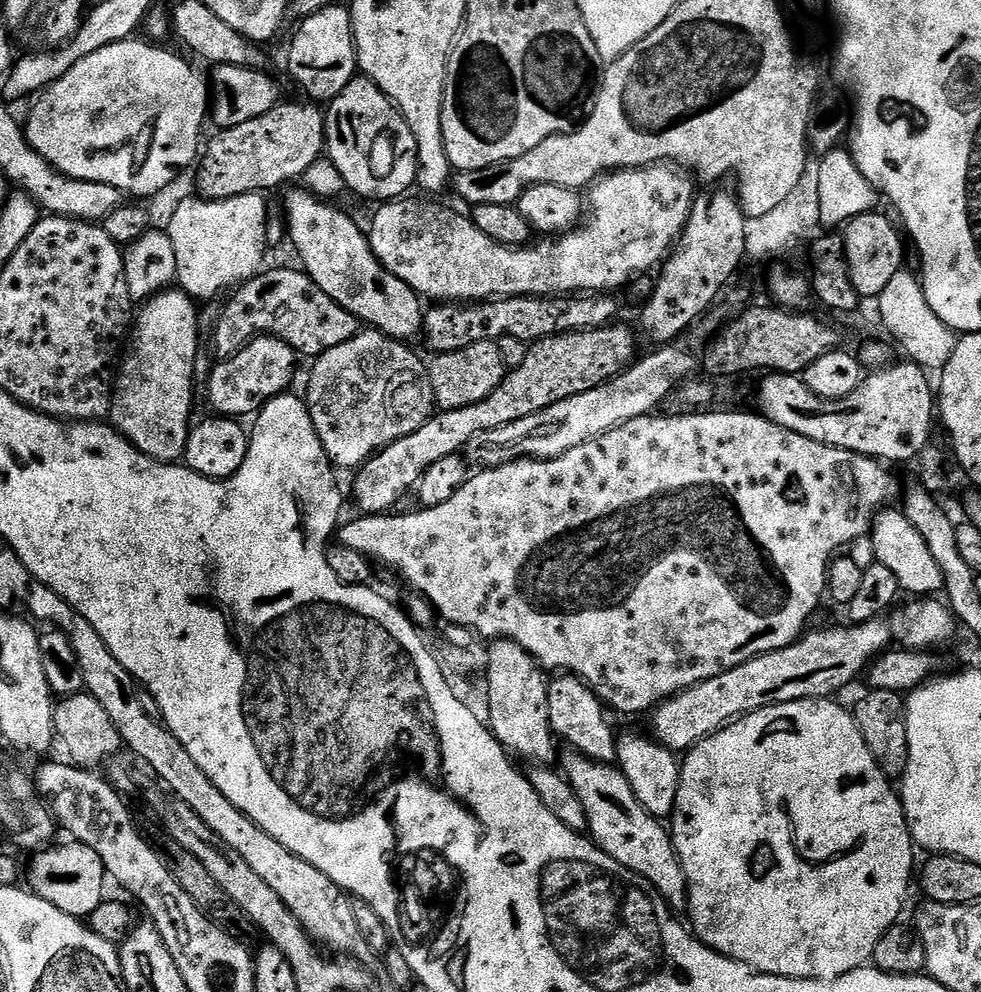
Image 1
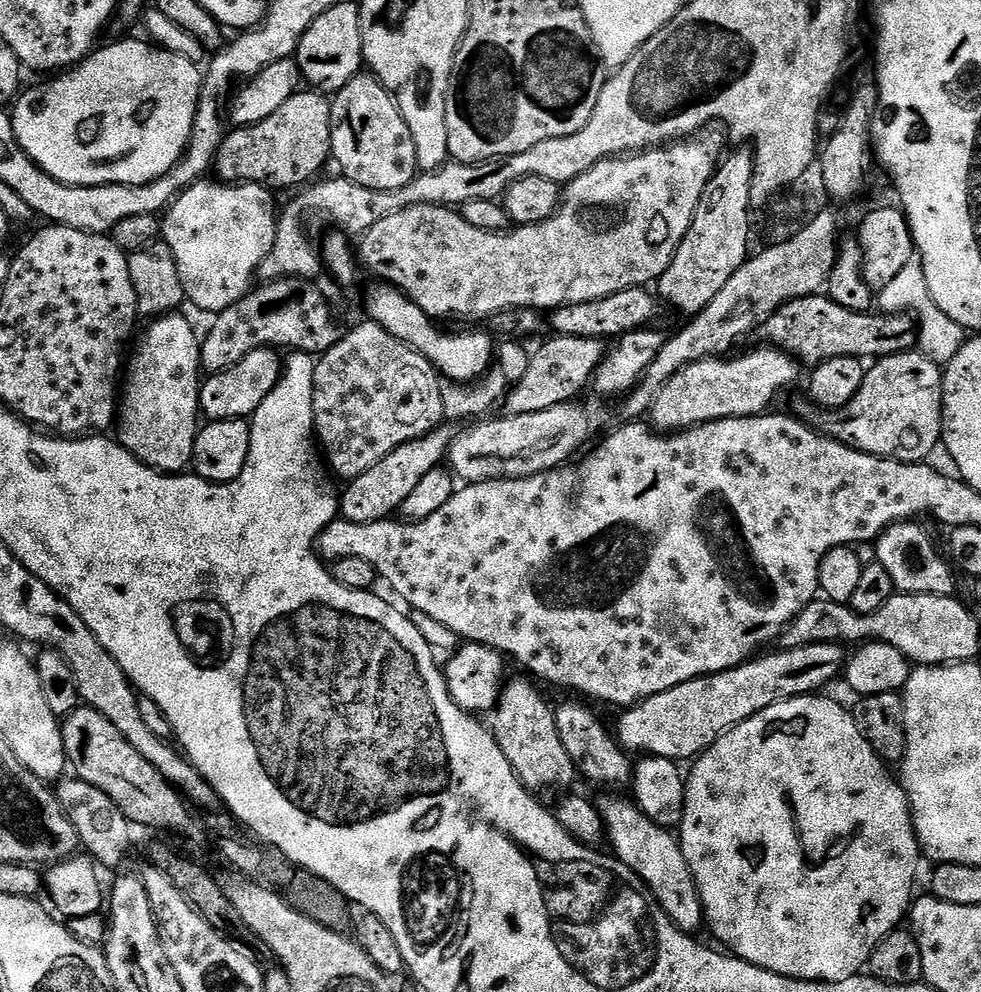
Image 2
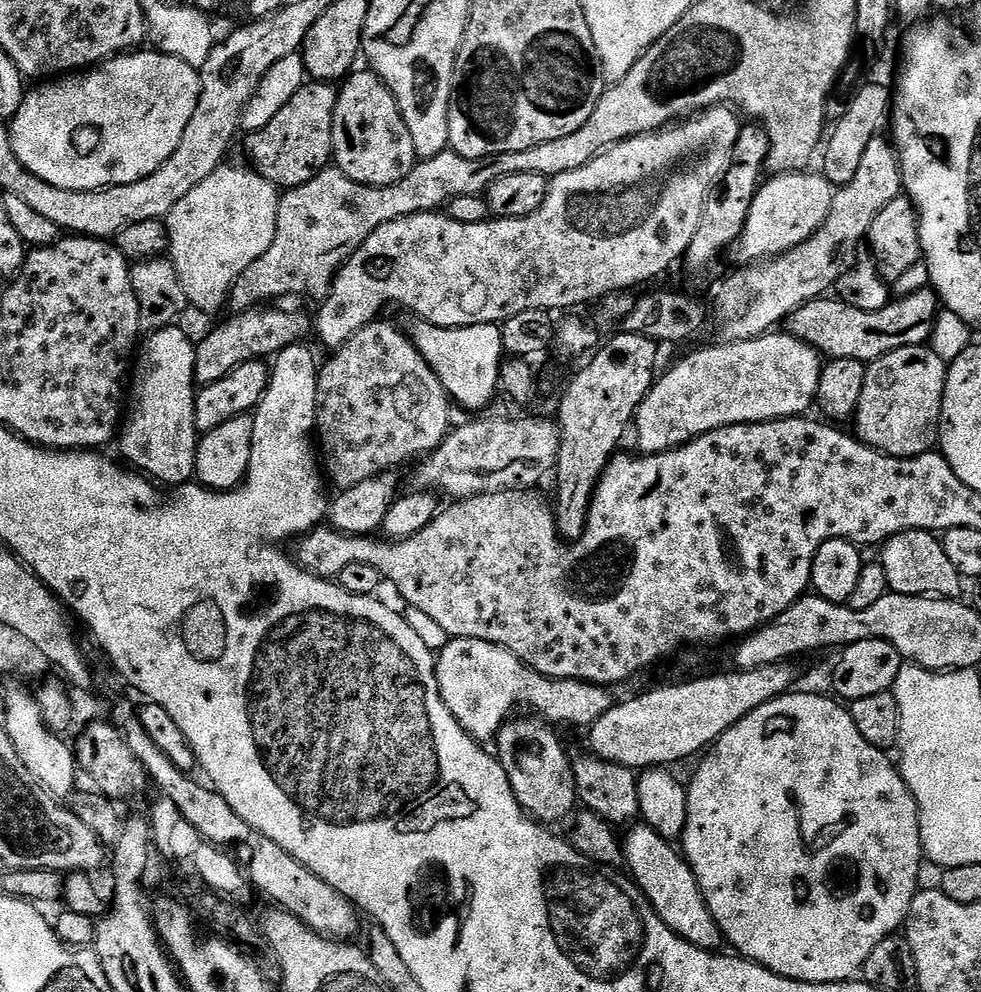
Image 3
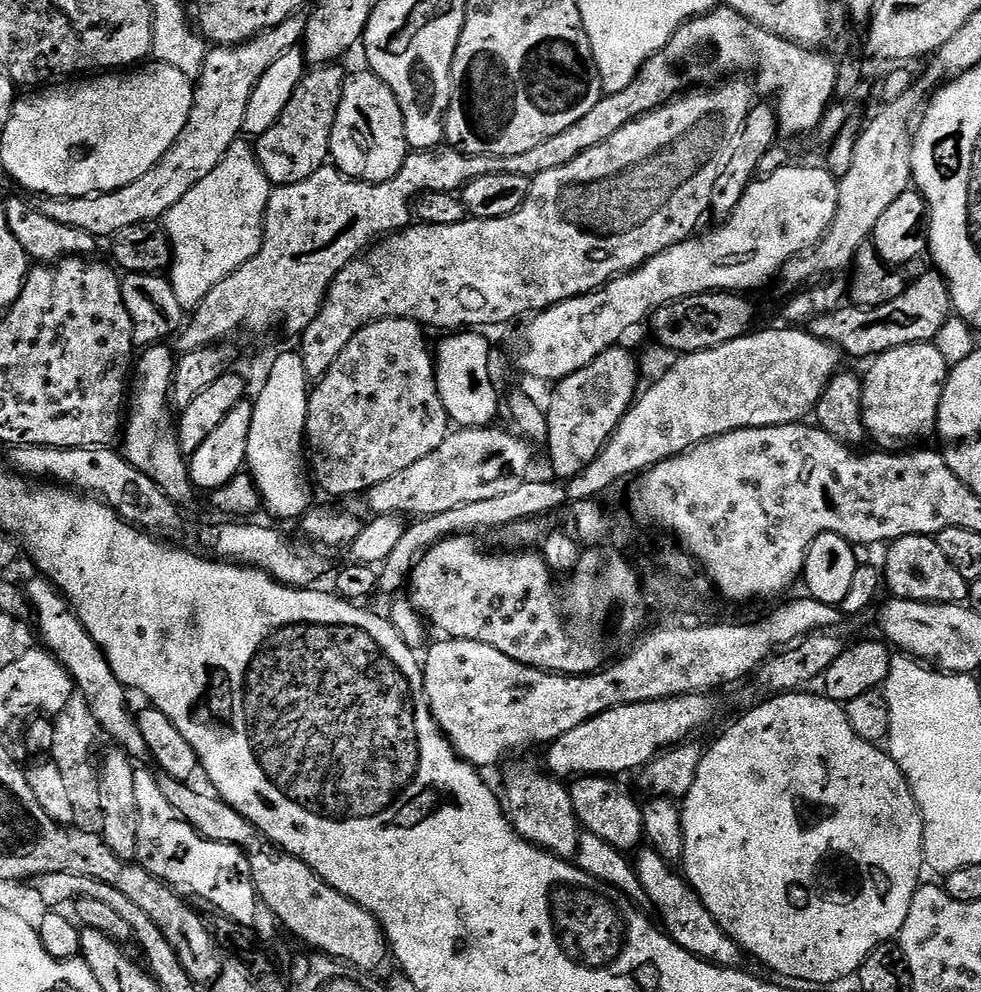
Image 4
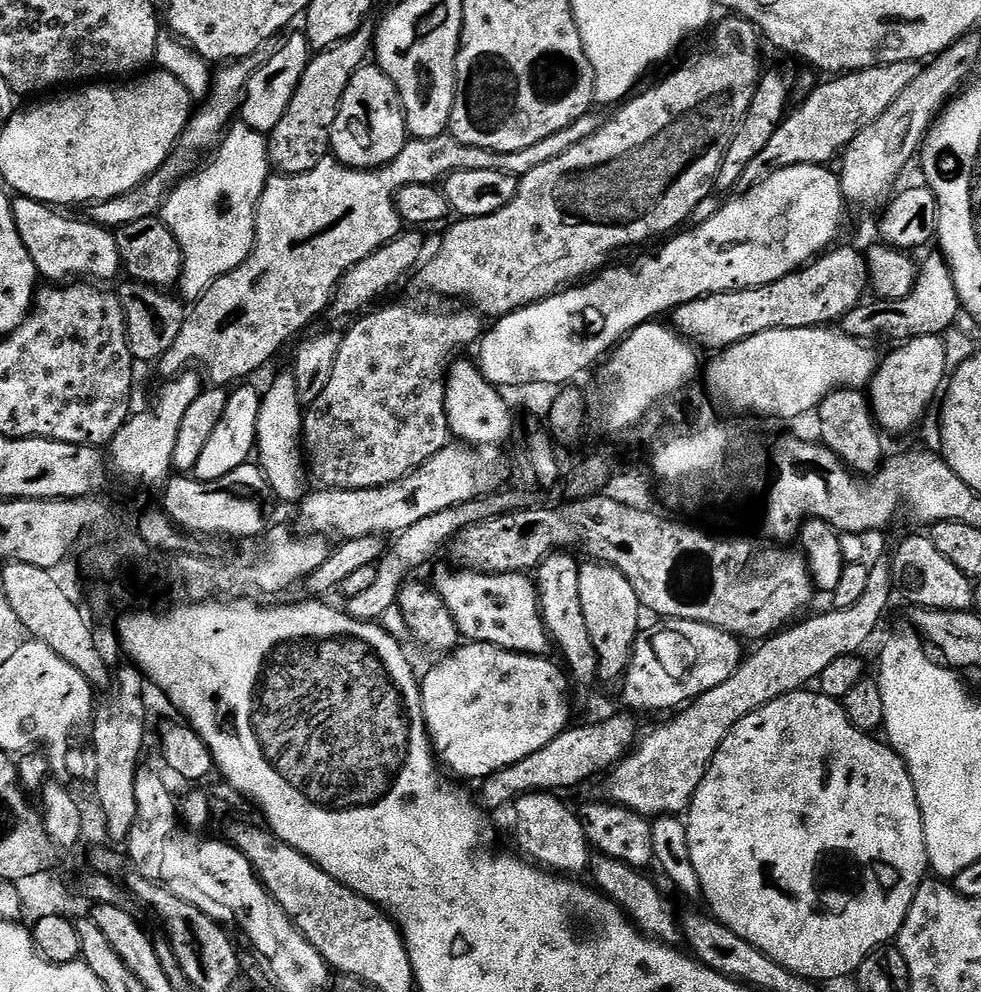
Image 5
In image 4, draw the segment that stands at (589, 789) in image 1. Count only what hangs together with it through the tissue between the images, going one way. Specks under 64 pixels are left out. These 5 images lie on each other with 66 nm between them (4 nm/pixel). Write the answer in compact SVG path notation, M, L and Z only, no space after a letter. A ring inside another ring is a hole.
M655 850L641 851L640 857L635 857L634 867L638 878L644 887L644 893L657 908L660 916L659 921L667 932L668 937L682 950L702 958L719 968L740 968L743 960L746 960L746 953L732 941L714 922L714 914L706 910L706 906L700 901L700 896L688 883L687 879L679 871L676 872L671 863L665 860L664 856Z

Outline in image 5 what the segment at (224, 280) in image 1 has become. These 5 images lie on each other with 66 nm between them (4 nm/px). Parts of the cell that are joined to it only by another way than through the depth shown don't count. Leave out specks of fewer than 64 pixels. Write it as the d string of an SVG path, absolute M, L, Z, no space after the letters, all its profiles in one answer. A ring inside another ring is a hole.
M236 122L224 133L220 147L215 149L211 159L169 196L162 209L162 219L164 225L174 234L184 255L184 273L180 276L178 292L185 301L200 300L206 290L210 290L210 286L218 282L218 278L230 274L235 268L242 266L242 262L246 262L256 241L256 207L262 198L269 175L270 161L265 133L256 132L243 122Z

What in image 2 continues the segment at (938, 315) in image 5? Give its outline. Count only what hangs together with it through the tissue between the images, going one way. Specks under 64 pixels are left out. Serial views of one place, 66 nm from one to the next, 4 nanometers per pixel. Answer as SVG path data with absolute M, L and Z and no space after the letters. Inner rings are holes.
M827 294L803 296L784 304L759 325L765 345L779 348L801 365L815 366L830 358L854 356L879 358L893 356L917 347L916 321L911 315L889 316L868 312L855 312L831 300Z

